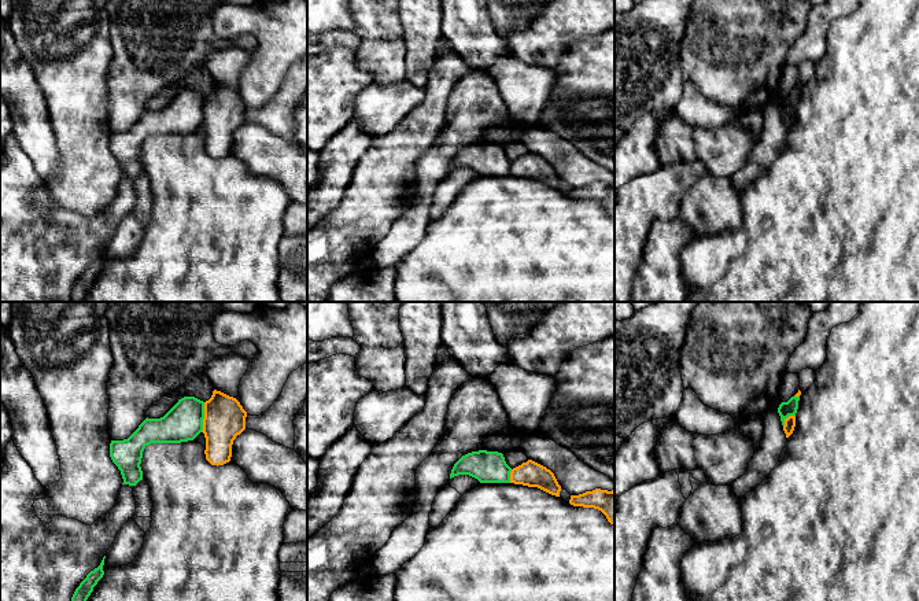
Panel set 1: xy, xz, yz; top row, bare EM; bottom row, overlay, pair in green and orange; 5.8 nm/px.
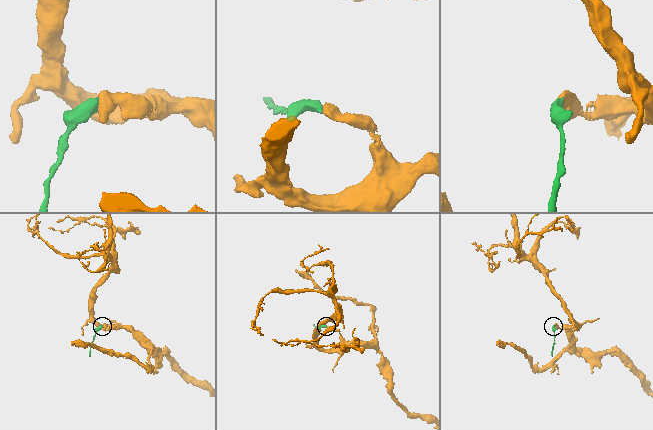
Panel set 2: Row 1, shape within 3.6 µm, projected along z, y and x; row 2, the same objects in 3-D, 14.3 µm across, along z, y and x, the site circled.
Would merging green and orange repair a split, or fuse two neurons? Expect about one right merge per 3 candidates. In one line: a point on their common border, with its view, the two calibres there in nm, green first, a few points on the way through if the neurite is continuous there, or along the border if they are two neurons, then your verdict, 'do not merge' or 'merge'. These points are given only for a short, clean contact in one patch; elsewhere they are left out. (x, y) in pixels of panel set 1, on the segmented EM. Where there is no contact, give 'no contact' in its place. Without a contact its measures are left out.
contact xy (203, 417); calibres 220 and 240 nm; do not merge

